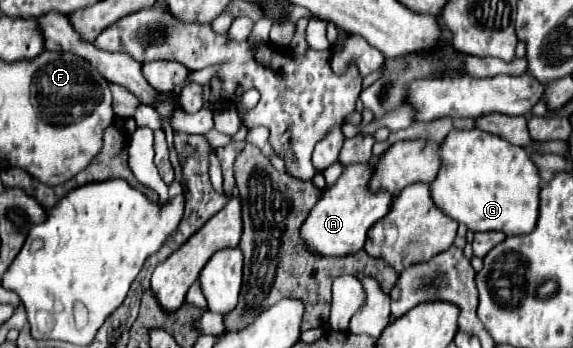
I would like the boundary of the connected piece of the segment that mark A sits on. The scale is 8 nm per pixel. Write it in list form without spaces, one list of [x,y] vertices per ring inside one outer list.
[[[349,165],[345,167],[343,175],[335,183],[335,187],[329,187],[319,203],[311,209],[311,215],[307,215],[301,235],[307,243],[309,251],[315,251],[315,255],[327,255],[327,257],[343,257],[353,255],[363,249],[369,227],[379,221],[391,207],[391,199],[395,195],[387,191],[373,193],[367,189],[367,181],[371,177],[371,165]]]

